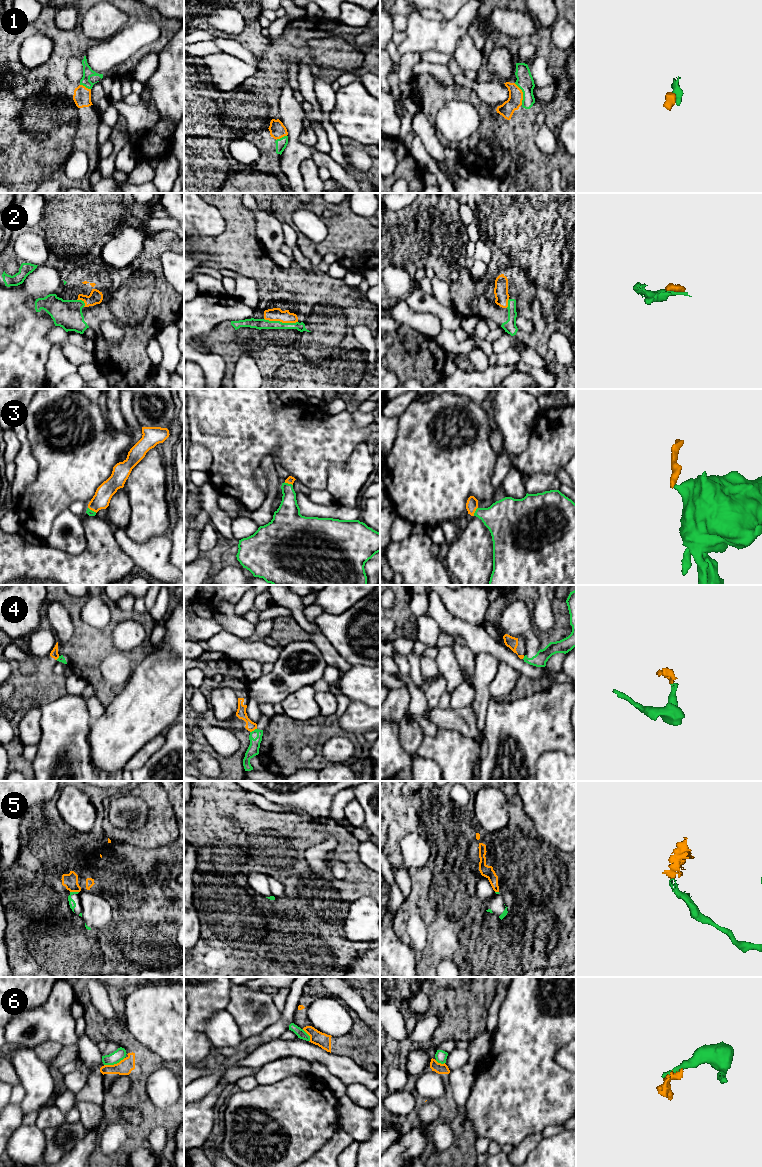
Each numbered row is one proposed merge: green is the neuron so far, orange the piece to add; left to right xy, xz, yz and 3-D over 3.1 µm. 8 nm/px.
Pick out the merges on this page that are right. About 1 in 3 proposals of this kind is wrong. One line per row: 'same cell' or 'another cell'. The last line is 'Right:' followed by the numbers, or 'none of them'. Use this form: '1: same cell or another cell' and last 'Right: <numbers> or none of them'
1: same cell
2: same cell
3: same cell
4: another cell
5: another cell
6: another cell
Right: 1, 2, 3

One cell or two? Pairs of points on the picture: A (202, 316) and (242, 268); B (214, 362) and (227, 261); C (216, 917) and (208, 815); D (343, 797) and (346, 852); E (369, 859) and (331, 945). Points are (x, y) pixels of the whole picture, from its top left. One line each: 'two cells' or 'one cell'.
A: two cells
B: two cells
C: one cell
D: two cells
E: two cells

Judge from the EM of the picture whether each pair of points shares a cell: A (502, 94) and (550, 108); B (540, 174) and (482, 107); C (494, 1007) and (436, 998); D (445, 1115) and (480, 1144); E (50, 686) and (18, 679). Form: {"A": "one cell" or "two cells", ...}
{"A": "two cells", "B": "one cell", "C": "two cells", "D": "two cells", "E": "one cell"}

